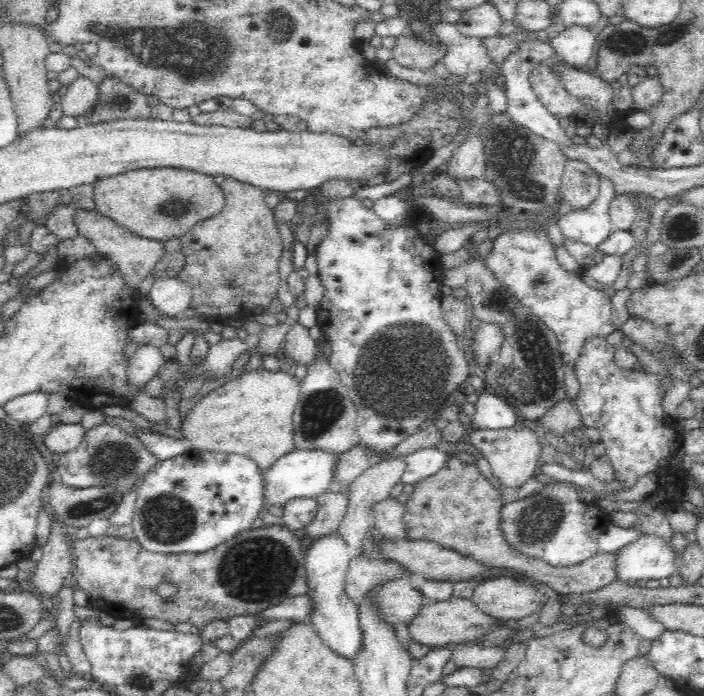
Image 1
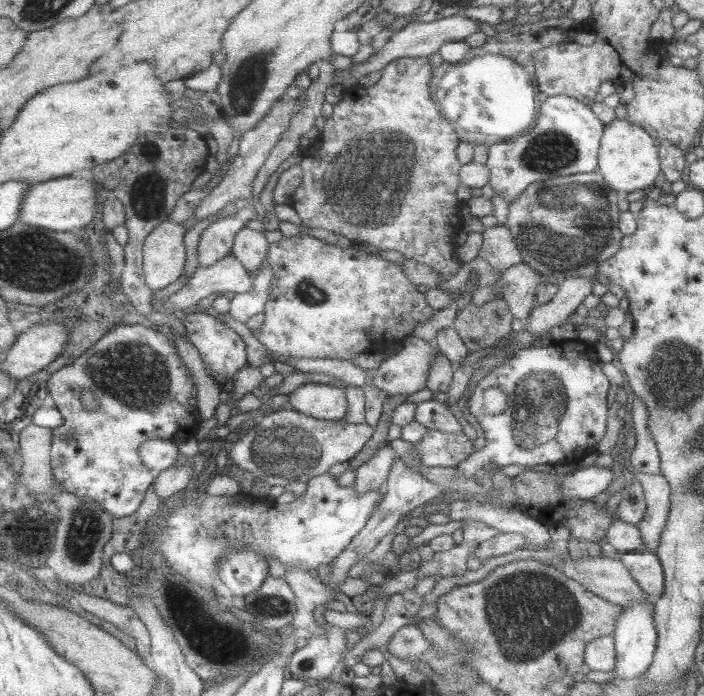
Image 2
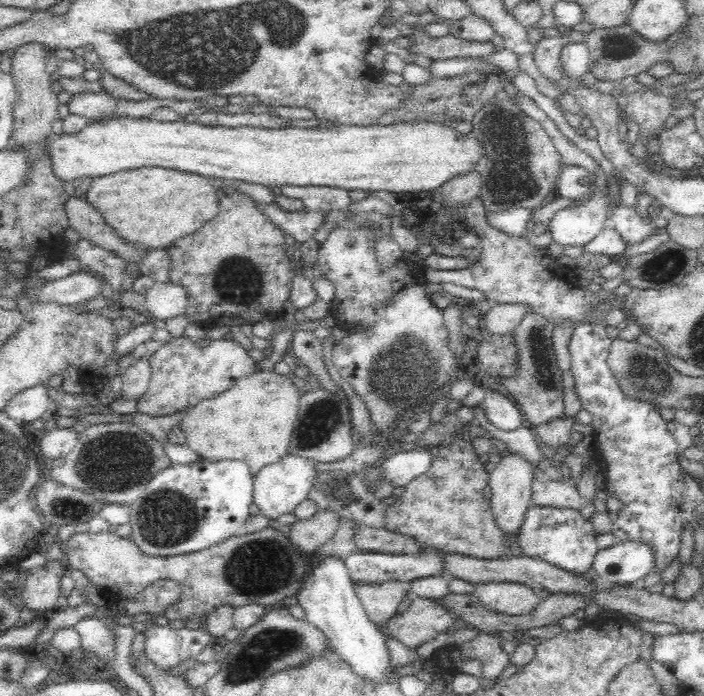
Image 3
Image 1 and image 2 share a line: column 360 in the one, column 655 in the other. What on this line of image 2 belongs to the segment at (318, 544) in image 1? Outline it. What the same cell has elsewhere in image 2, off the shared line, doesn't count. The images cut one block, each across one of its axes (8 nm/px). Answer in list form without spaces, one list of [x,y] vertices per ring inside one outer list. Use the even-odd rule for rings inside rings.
[[[652,600],[635,602],[632,606],[623,609],[623,615],[617,620],[615,637],[616,662],[612,672],[618,678],[636,678],[644,674],[652,664],[656,650],[658,633],[654,626]]]

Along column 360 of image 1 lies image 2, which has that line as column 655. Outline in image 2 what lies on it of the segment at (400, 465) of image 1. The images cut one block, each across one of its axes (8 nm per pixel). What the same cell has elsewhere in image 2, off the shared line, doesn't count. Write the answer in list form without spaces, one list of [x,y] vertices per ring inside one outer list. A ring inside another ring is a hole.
[[[634,471],[639,480],[645,499],[647,511],[637,525],[642,535],[642,550],[657,554],[662,529],[670,510],[671,488],[667,478],[660,473],[645,473]]]

